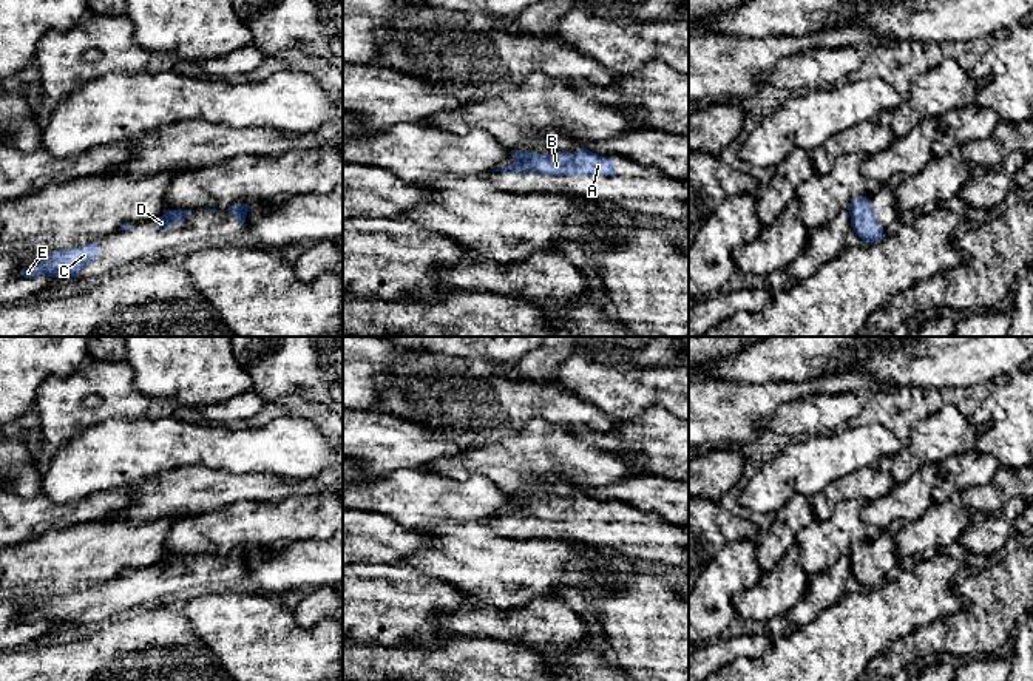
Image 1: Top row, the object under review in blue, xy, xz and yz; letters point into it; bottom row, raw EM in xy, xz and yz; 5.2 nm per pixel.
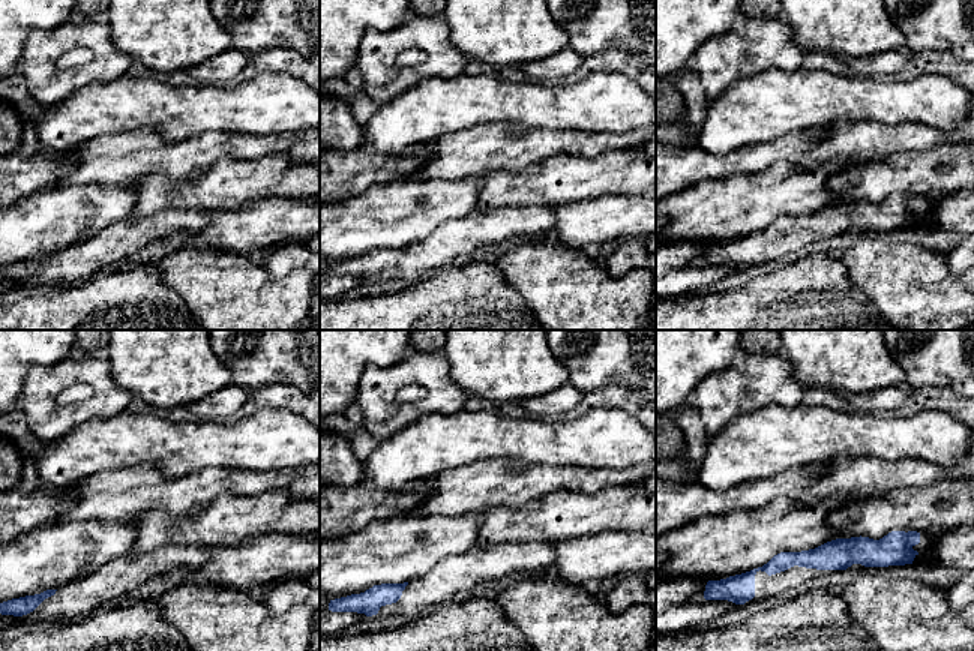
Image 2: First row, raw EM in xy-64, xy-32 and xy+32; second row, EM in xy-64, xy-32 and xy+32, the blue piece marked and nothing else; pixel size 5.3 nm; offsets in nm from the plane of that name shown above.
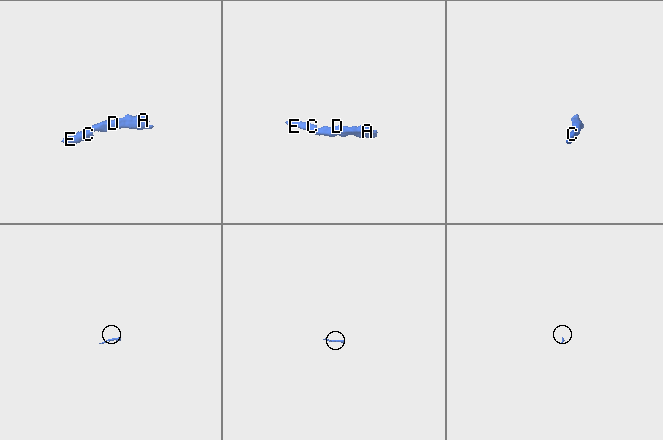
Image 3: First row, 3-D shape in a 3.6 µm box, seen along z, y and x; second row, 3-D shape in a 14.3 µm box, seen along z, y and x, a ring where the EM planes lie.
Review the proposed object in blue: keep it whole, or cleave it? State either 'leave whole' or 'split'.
leave whole

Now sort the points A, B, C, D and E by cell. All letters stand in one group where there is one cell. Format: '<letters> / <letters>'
A B C D E

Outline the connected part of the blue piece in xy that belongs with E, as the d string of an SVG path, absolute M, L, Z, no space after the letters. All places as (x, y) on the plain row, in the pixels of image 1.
M97 590L52 596L43 605L20 616L23 622L48 621L54 624L76 624L85 610L99 602Z

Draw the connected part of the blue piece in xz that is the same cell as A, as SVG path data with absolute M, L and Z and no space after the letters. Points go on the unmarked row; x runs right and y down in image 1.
M587 494L574 499L551 499L540 500L531 496L511 496L513 510L499 513L494 517L520 517L520 519L544 519L556 522L588 520L588 522L615 522L615 508L610 503L599 502Z

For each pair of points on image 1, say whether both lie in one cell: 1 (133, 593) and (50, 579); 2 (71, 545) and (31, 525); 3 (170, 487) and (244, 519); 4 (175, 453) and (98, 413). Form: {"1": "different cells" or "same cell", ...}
{"1": "different cells", "2": "different cells", "3": "different cells", "4": "different cells"}

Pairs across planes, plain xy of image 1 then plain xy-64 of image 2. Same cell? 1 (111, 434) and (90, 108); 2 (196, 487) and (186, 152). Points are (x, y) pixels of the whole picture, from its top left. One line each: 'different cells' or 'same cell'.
1: same cell
2: same cell

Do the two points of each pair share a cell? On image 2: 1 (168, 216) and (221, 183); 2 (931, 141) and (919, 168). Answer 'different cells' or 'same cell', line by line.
1: different cells
2: different cells

